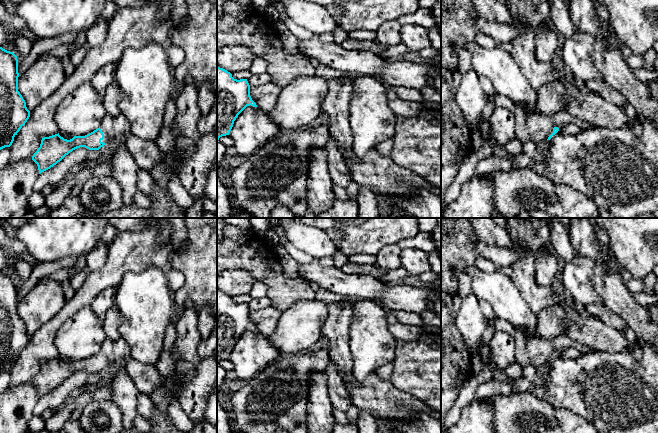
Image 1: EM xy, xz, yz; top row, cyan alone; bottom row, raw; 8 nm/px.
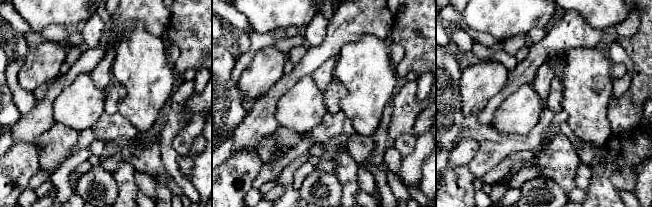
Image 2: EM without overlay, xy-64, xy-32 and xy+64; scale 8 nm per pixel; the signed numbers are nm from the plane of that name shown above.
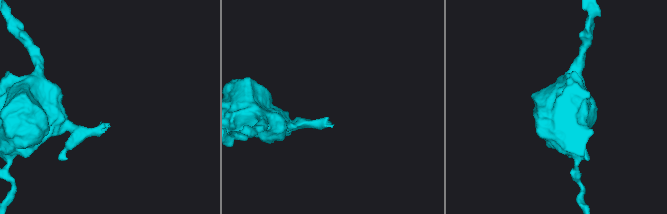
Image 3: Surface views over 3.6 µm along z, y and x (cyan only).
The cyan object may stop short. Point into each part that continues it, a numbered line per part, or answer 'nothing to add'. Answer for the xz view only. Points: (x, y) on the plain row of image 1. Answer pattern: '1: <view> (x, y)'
nothing to add

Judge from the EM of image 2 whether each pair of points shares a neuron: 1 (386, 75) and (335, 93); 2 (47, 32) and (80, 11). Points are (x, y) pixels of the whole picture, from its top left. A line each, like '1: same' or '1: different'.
1: different
2: different

